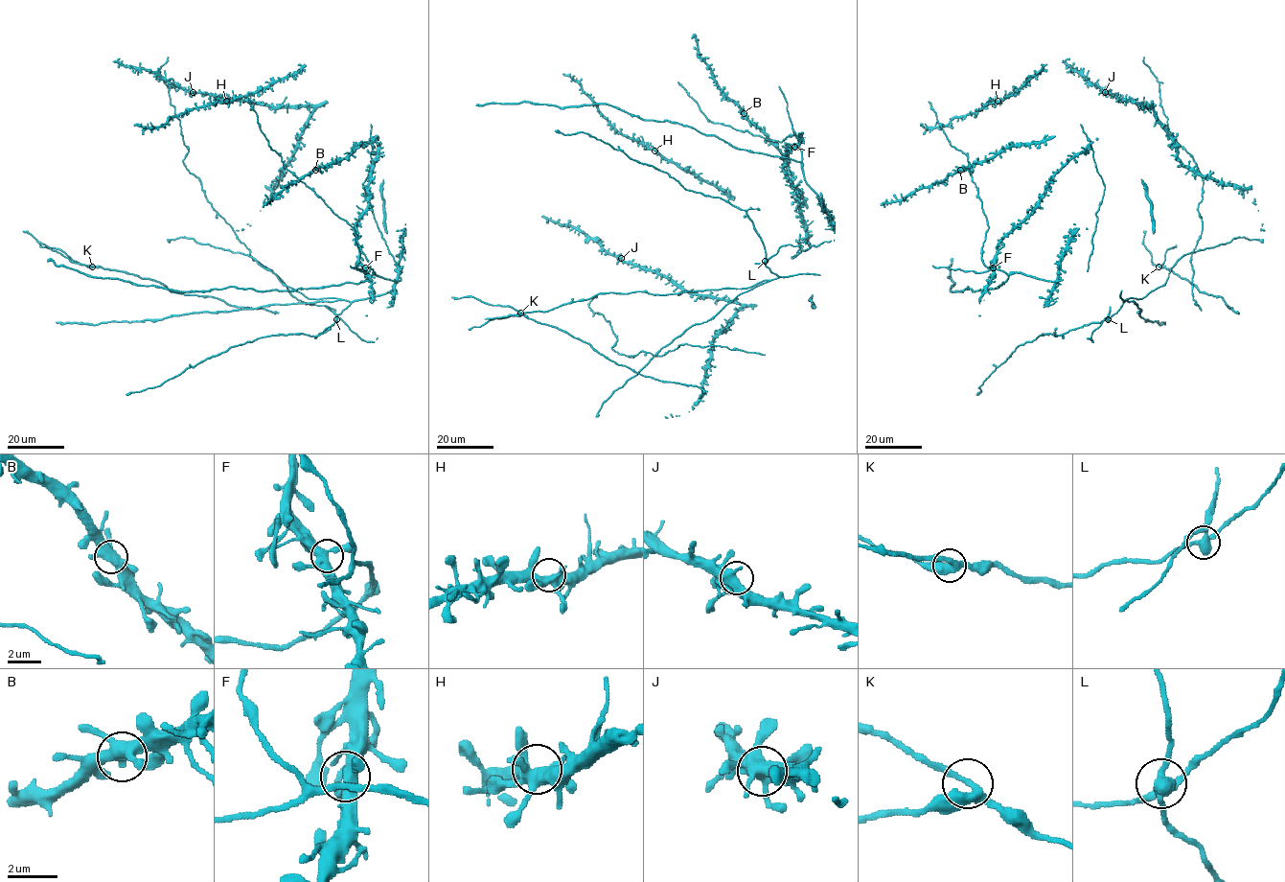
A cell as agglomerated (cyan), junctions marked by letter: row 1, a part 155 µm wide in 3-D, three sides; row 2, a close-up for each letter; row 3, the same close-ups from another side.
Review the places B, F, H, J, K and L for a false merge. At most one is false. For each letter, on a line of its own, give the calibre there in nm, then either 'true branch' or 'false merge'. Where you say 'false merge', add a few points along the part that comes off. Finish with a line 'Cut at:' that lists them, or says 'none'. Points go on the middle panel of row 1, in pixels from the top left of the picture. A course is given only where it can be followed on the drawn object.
B: 460 nm | true branch
F: 440 nm | true branch
H: 440 nm | true branch
J: 440 nm | true branch
K: 340 nm | true branch
L: 400 nm | false merge | (765, 261), (782, 246), (803, 246), (806, 241)
Cut at: L

